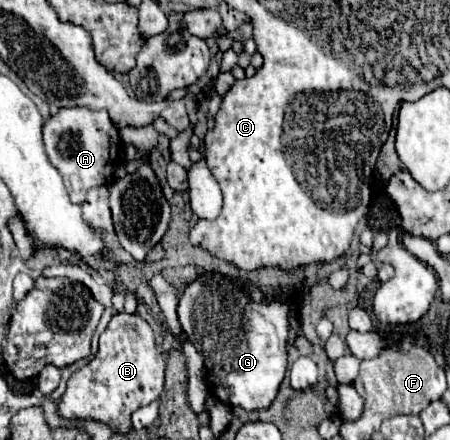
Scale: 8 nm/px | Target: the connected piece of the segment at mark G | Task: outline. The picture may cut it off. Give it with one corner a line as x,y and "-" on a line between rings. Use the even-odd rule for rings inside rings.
203,271
179,297
177,315
189,341
205,359
211,397
245,411
267,409
287,371
289,309
275,293
275,303
251,303
231,277

